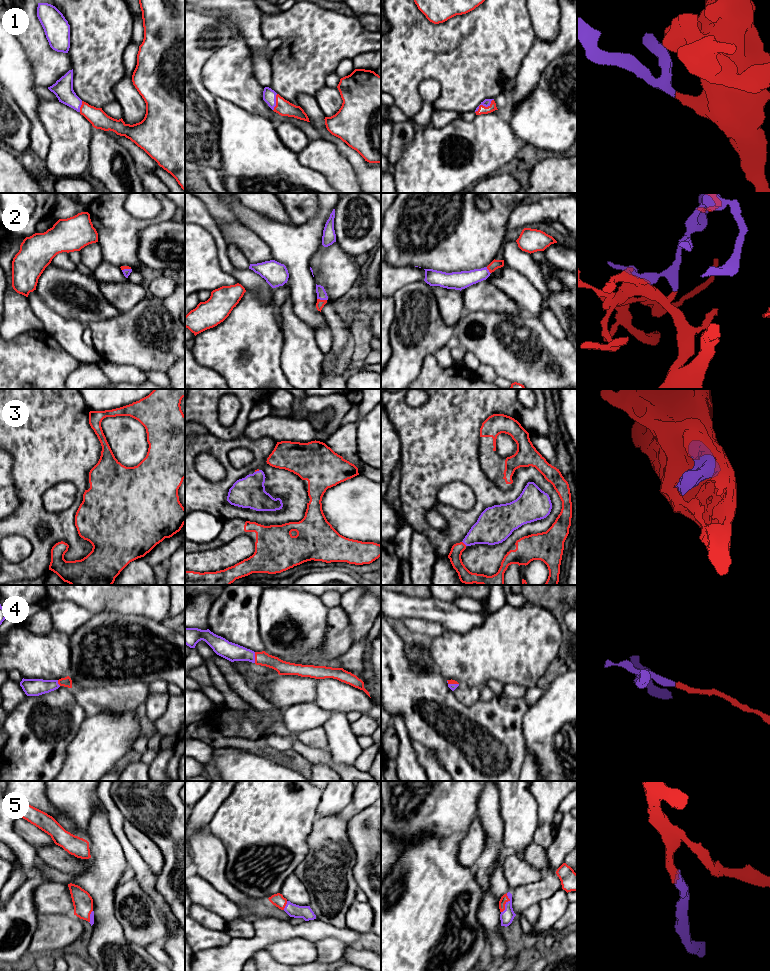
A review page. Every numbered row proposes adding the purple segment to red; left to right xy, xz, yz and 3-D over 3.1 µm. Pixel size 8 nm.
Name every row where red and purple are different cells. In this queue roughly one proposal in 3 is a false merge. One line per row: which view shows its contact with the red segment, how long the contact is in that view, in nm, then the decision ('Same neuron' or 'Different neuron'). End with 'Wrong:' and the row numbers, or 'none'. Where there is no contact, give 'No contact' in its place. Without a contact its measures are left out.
1: Touches red in yz. Shared border 190 nm. Same neuron
2: Touches red in xz. Shared border 80 nm. Same neuron
3: Touches red in yz. Shared border 50 nm. Same neuron
4: Touches red in xz. Shared border 90 nm. Same neuron
5: Touches red in yz. Shared border 170 nm. Same neuron
Wrong: none

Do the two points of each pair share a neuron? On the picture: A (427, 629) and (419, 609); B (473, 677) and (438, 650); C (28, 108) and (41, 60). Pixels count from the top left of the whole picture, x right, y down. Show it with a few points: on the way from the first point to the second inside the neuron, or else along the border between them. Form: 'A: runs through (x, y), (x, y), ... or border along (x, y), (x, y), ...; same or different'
A: border along (399, 619), (423, 618), (438, 622), (445, 628); different
B: runs through (464, 673), (461, 673), (447, 659); same
C: border along (27, 59), (31, 65), (34, 81), (37, 84); different

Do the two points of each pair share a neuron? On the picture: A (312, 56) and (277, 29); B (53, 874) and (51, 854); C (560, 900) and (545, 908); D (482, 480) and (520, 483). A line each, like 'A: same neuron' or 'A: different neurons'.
A: same neuron
B: different neurons
C: same neuron
D: same neuron

